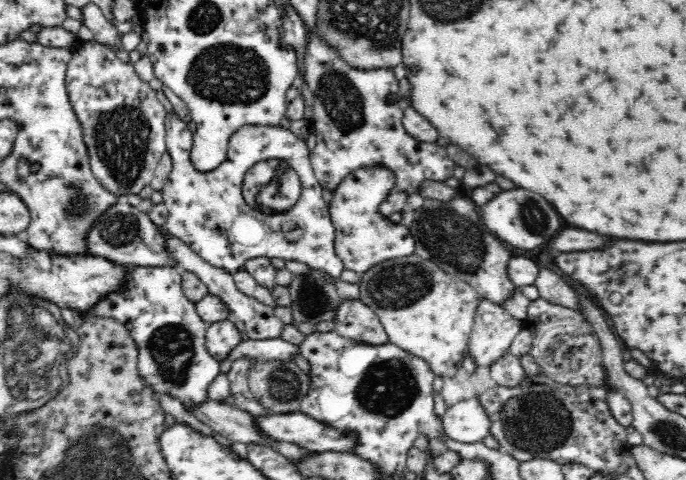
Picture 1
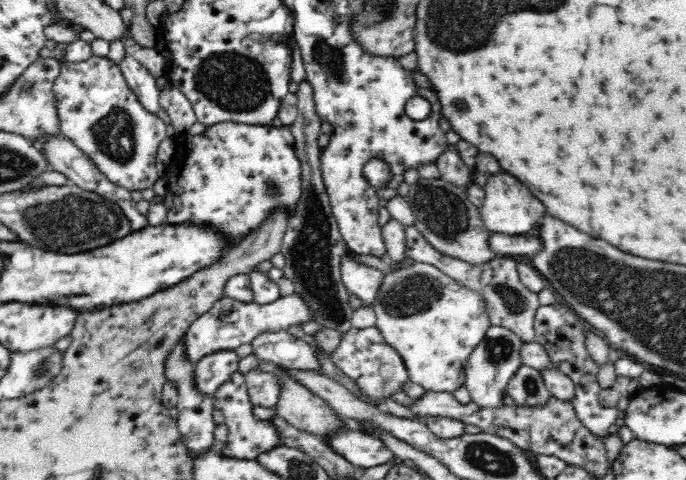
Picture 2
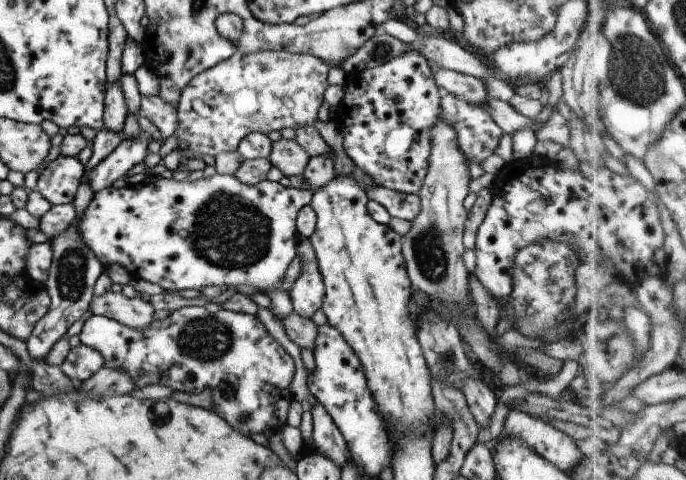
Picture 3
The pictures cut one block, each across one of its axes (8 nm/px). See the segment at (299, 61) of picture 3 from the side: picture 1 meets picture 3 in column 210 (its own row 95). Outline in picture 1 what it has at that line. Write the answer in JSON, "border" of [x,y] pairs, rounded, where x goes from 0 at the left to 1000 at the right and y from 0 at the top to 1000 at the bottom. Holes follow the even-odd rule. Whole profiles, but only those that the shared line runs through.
{"border":[[[138,81],[133,88],[114,88],[103,108],[105,121],[96,150],[98,198],[120,265],[134,358],[159,402],[178,413],[201,404],[224,371],[230,340],[243,319],[239,258],[242,227],[219,177],[201,160],[194,131],[178,129],[166,106]]]}

